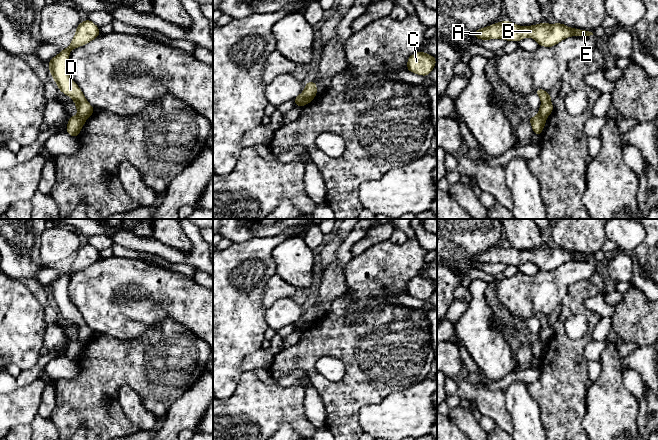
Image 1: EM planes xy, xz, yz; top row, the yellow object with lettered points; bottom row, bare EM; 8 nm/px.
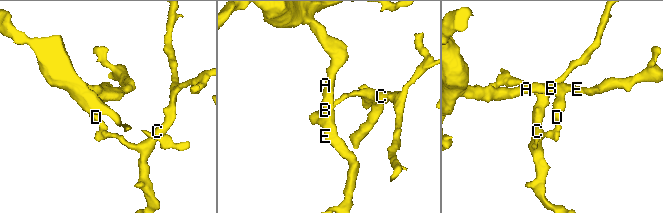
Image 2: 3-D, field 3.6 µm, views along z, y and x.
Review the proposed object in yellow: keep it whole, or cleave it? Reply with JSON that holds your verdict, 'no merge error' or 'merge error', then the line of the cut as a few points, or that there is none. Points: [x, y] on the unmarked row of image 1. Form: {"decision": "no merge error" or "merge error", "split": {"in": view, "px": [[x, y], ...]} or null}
{"decision": "merge error", "split": {"in": "xy", "px": [[77, 339], [85, 343]]}}

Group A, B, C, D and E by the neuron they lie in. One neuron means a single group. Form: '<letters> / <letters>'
A B D E / C

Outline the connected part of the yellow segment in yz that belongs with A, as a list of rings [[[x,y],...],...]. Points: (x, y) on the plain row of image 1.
[[[508,244],[492,248],[476,254],[473,257],[480,264],[504,263],[519,266],[523,262],[530,261],[537,265],[539,270],[553,271],[562,264],[571,260],[590,260],[592,256],[570,252],[561,247],[540,247],[531,250],[519,250]]]

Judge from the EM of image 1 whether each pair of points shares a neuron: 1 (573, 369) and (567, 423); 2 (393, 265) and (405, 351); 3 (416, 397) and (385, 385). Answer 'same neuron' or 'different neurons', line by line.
1: same neuron
2: different neurons
3: different neurons

